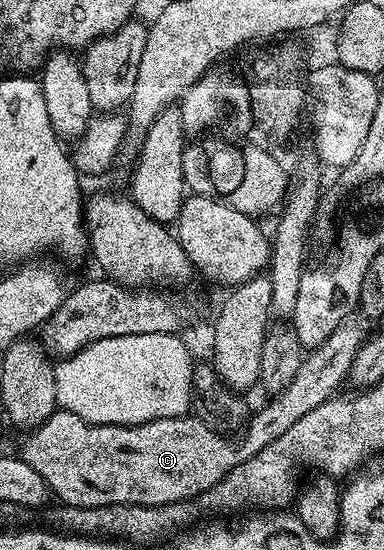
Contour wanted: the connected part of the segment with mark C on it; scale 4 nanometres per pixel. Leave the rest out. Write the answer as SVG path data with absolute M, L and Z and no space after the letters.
M353 321L339 325L337 331L317 348L310 350L303 358L297 375L289 387L278 396L272 396L268 405L263 405L250 414L245 428L230 441L230 436L215 429L210 429L195 415L153 419L140 425L98 425L81 419L69 411L59 409L49 419L45 419L37 428L30 430L23 441L21 456L41 479L45 479L48 490L59 496L58 500L65 505L77 507L101 507L102 505L168 505L178 501L188 501L212 489L233 467L257 455L273 439L280 438L289 431L302 415L307 415L315 407L336 394L336 389L348 376L349 369L363 344L365 332Z

